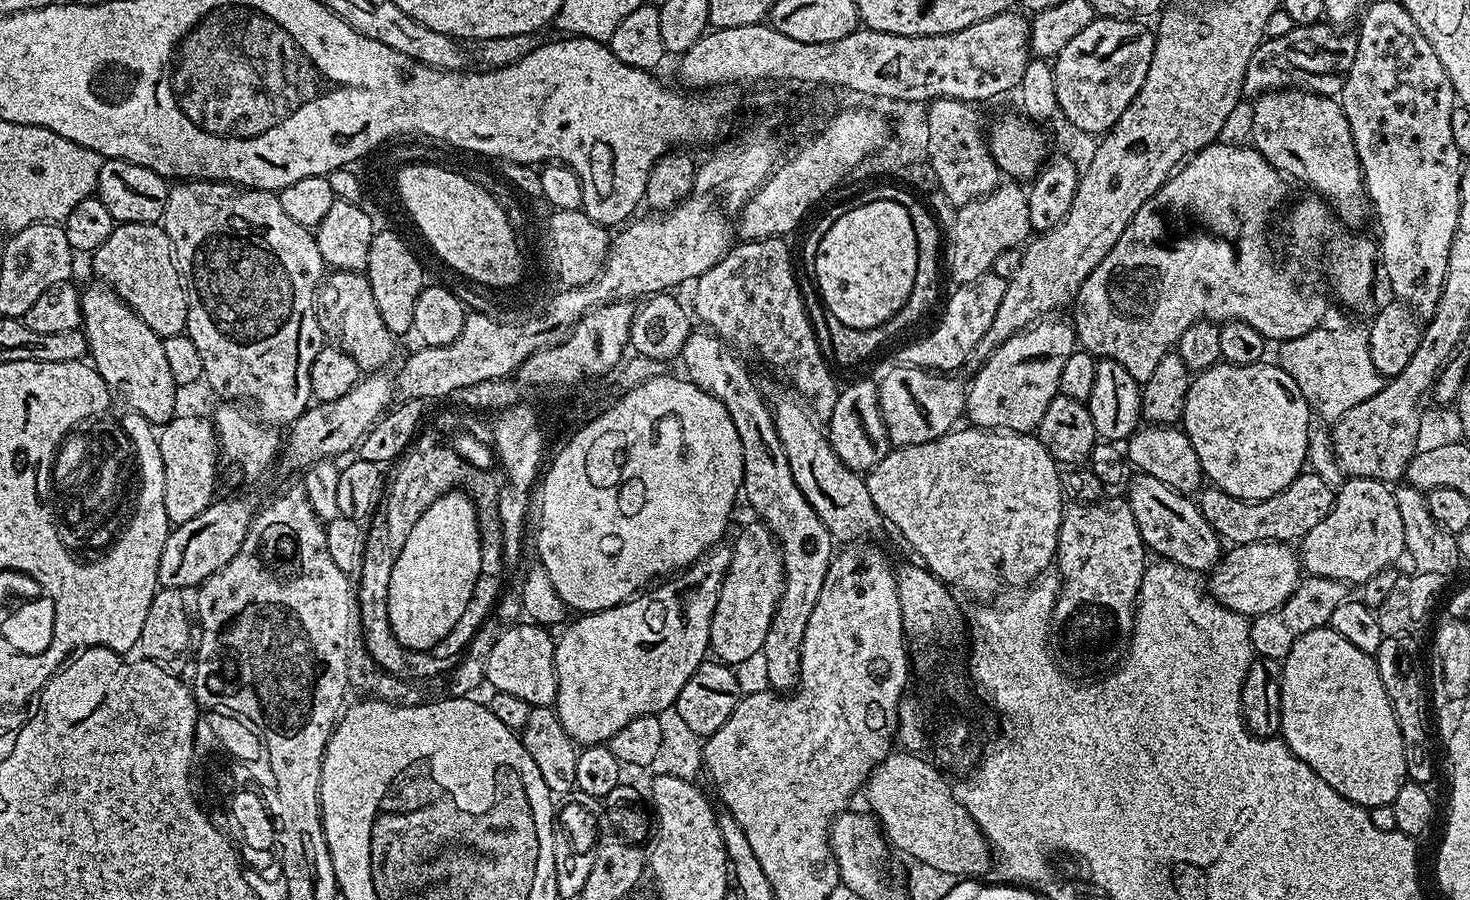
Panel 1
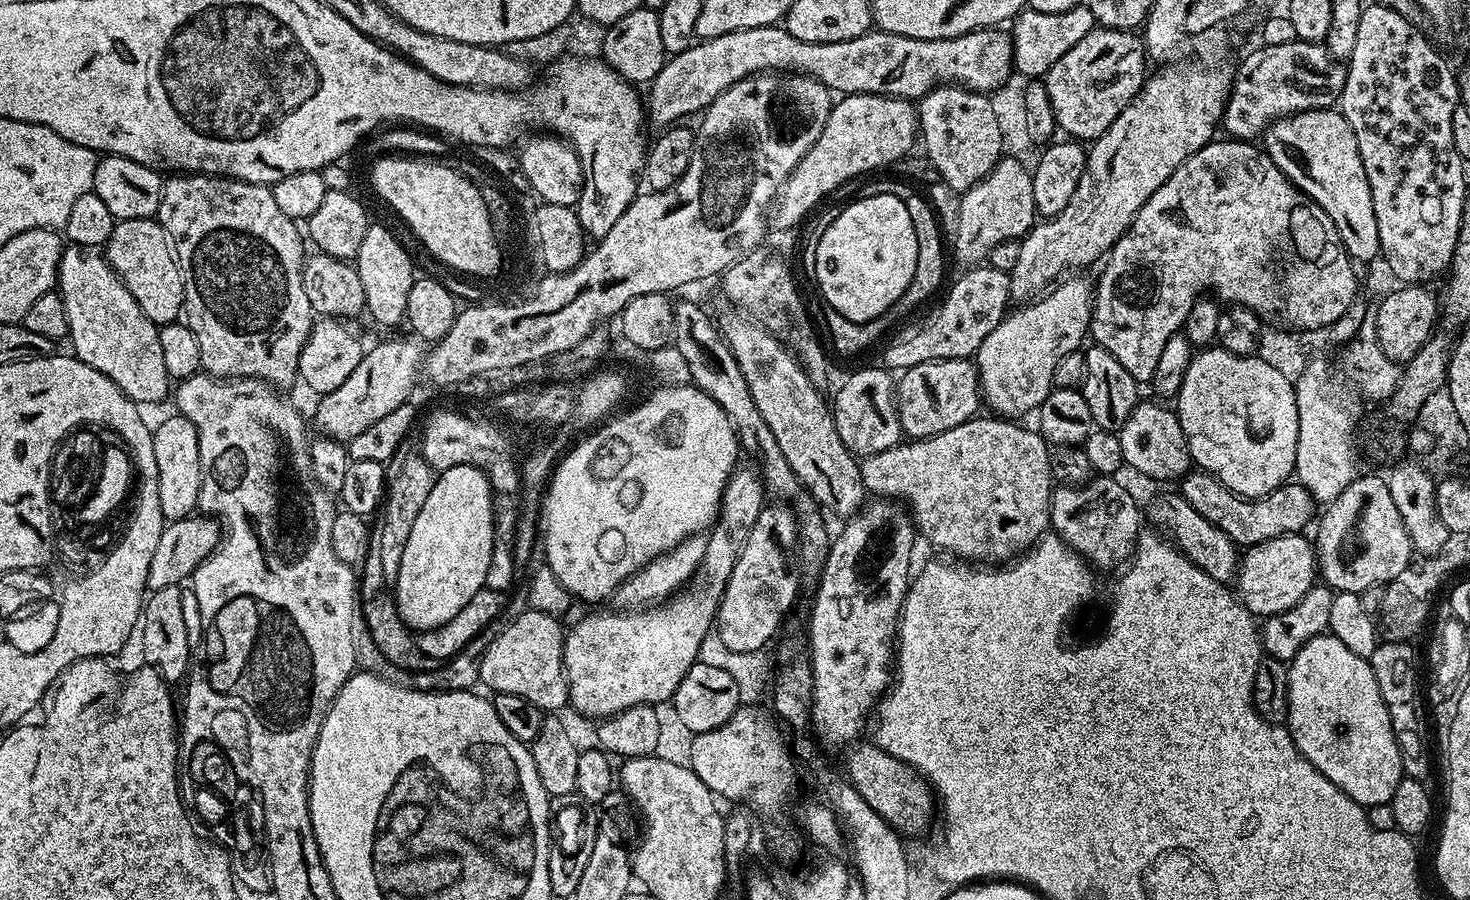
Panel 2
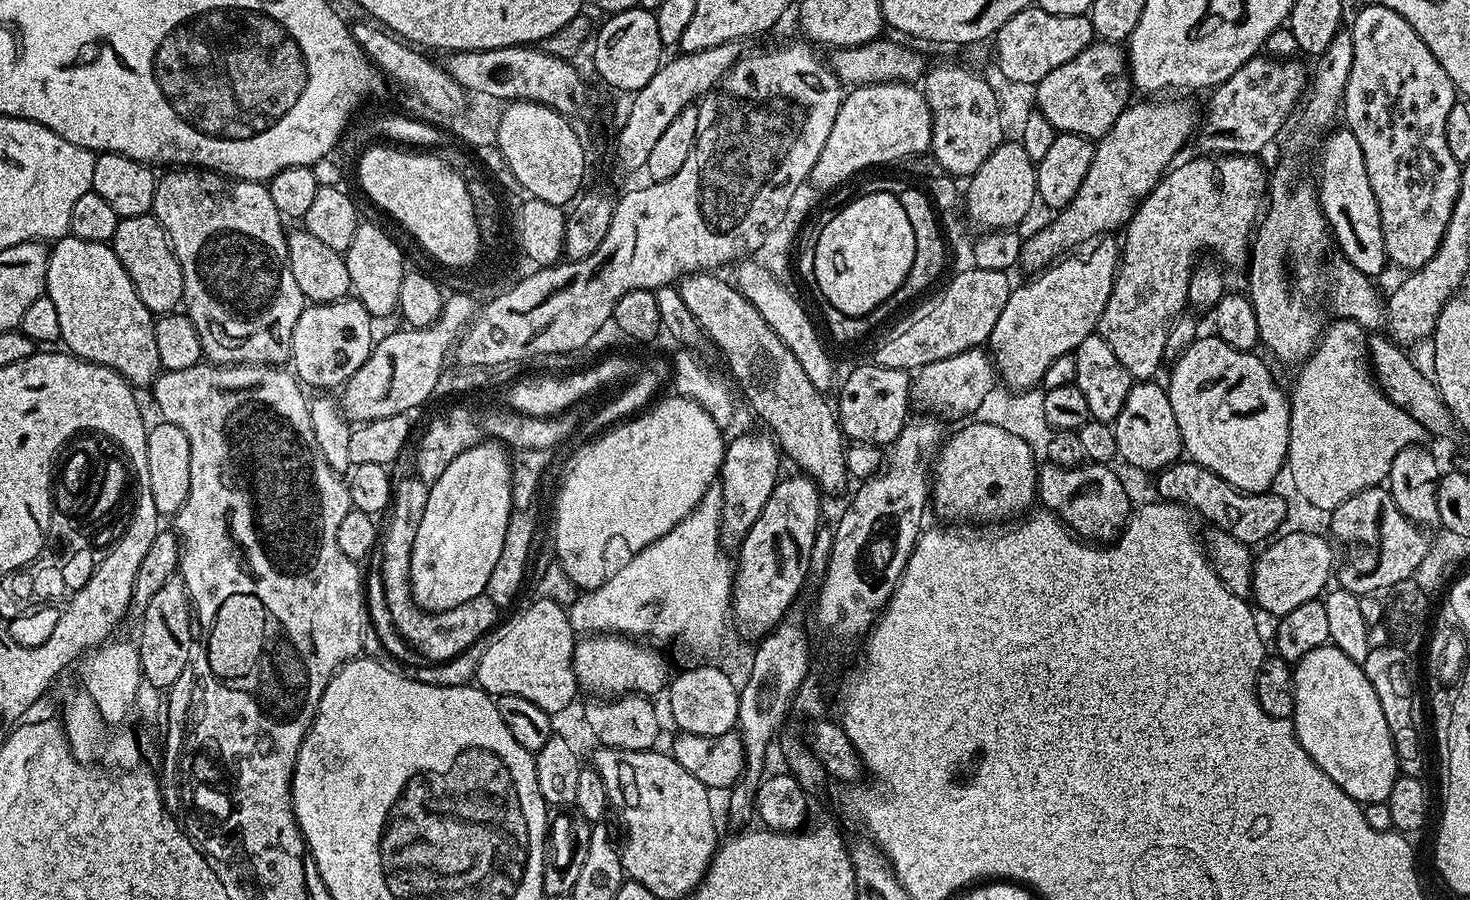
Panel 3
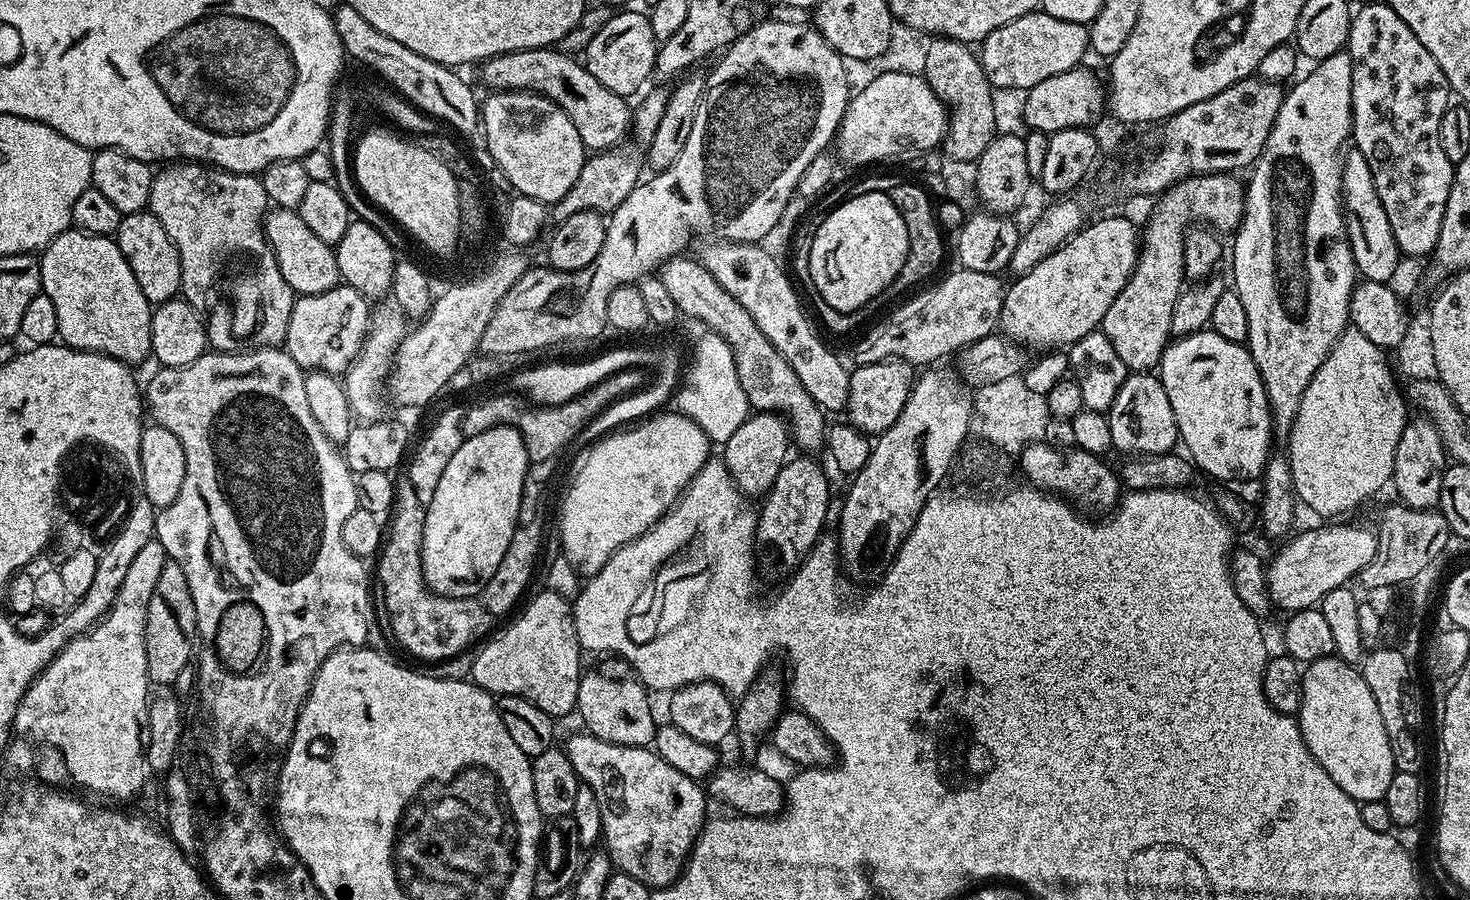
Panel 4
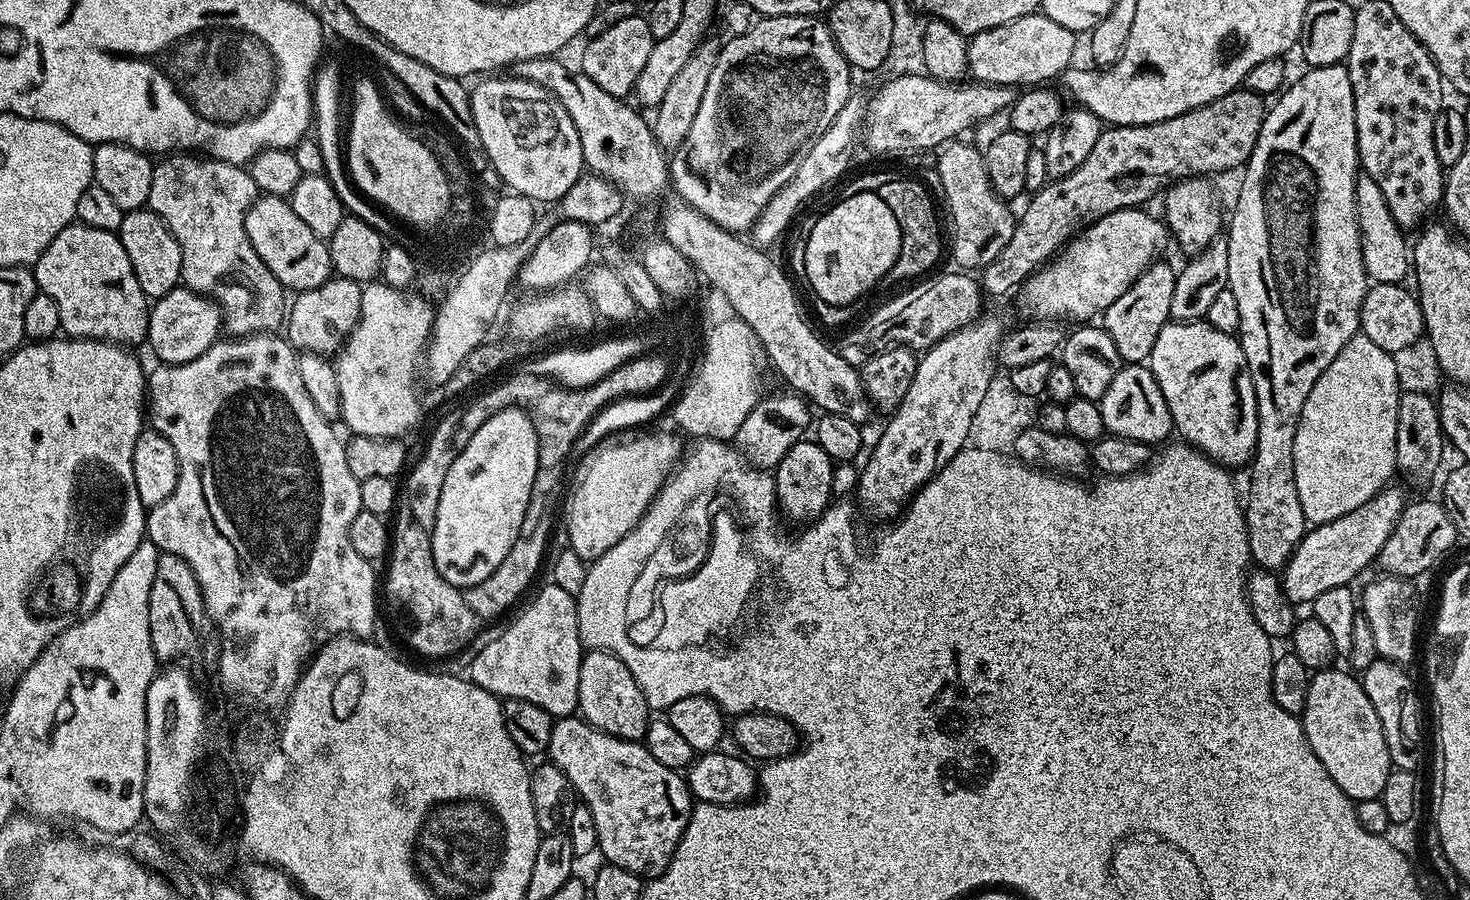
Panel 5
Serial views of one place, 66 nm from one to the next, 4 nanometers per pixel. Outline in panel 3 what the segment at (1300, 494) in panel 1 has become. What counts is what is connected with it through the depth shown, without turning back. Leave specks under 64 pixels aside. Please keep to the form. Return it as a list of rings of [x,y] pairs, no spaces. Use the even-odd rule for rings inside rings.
[[[1181,458],[1170,467],[1160,469],[1155,473],[1154,480],[1156,492],[1160,495],[1157,497],[1161,501],[1187,506],[1199,519],[1201,516],[1202,519],[1209,520],[1209,525],[1238,538],[1238,542],[1243,544],[1263,545],[1285,527],[1283,524],[1288,516],[1288,504],[1282,497],[1275,496],[1275,491],[1243,492],[1230,486],[1230,482],[1218,478],[1214,470],[1206,470],[1206,466],[1196,463],[1191,458]]]

